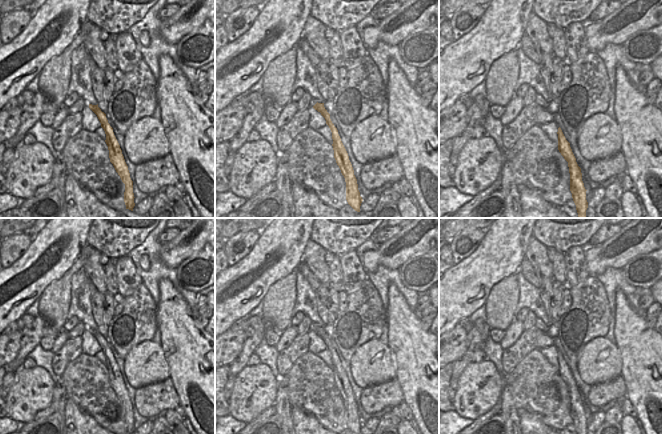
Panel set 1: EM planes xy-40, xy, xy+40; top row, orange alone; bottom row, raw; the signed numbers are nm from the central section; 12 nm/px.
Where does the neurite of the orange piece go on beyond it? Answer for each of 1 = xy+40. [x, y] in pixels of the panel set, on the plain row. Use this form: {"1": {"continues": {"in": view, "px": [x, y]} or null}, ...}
{"1": {"continues": null}}

